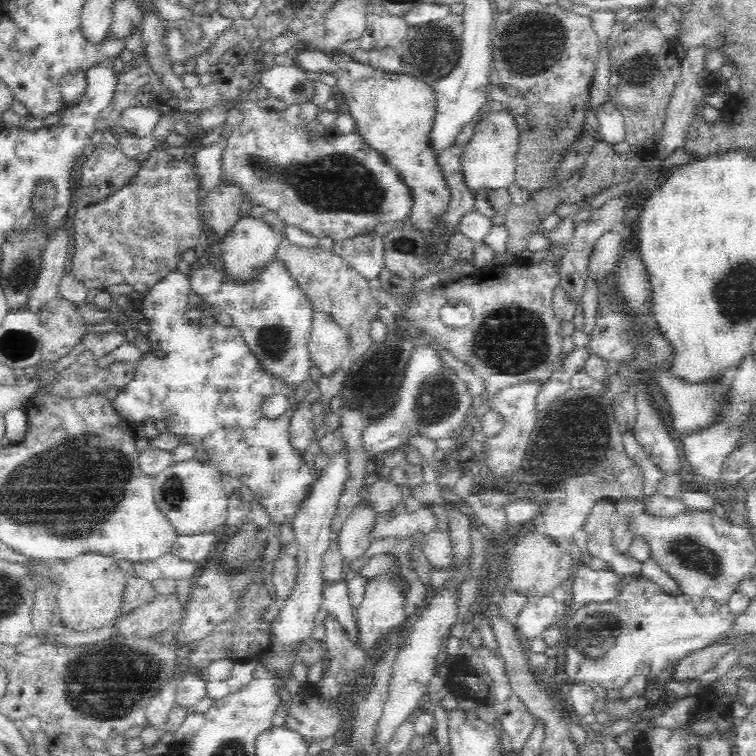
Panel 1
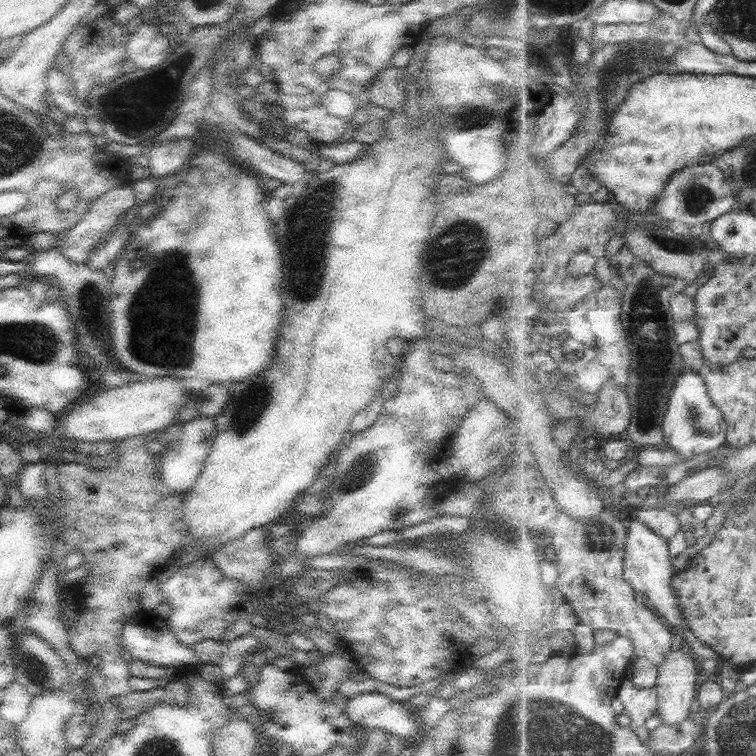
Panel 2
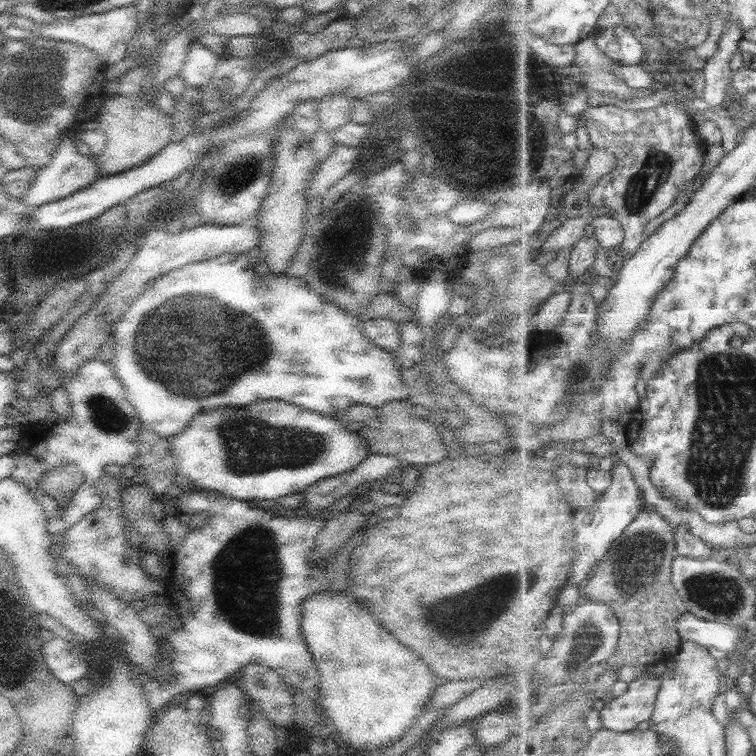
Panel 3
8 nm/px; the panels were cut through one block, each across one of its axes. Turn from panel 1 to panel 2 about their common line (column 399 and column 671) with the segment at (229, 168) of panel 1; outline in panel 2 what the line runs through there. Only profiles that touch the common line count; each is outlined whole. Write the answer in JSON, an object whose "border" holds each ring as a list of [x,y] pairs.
{"border":[[[697,163],[679,171],[675,171],[663,189],[661,197],[655,201],[653,207],[654,219],[668,224],[672,220],[679,220],[687,226],[699,226],[705,222],[713,222],[719,216],[723,216],[734,210],[737,206],[737,194],[735,194],[732,182],[727,180],[725,172],[713,163]]]}

